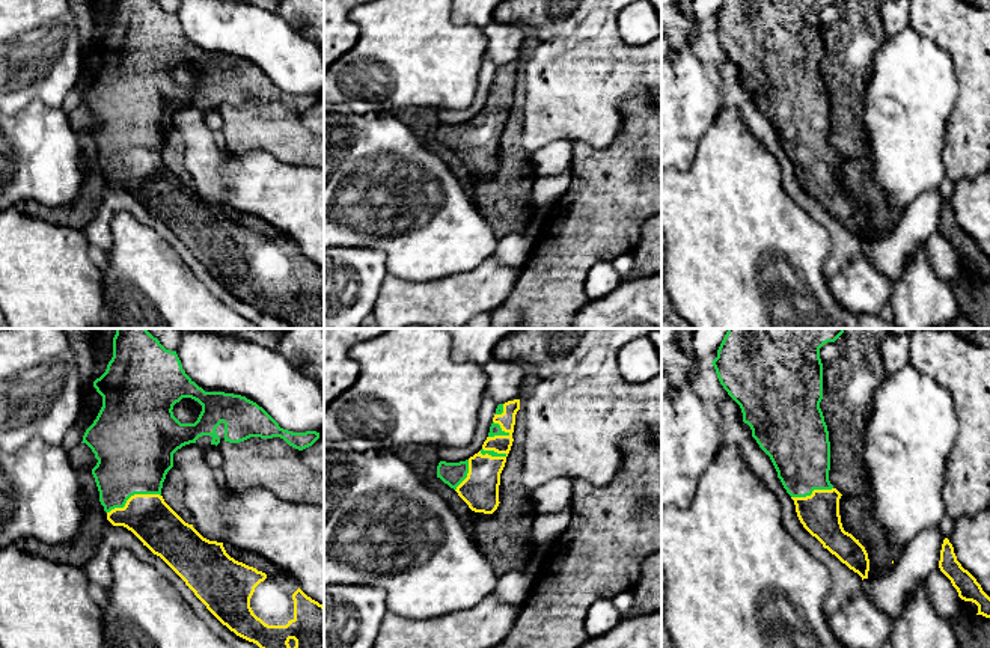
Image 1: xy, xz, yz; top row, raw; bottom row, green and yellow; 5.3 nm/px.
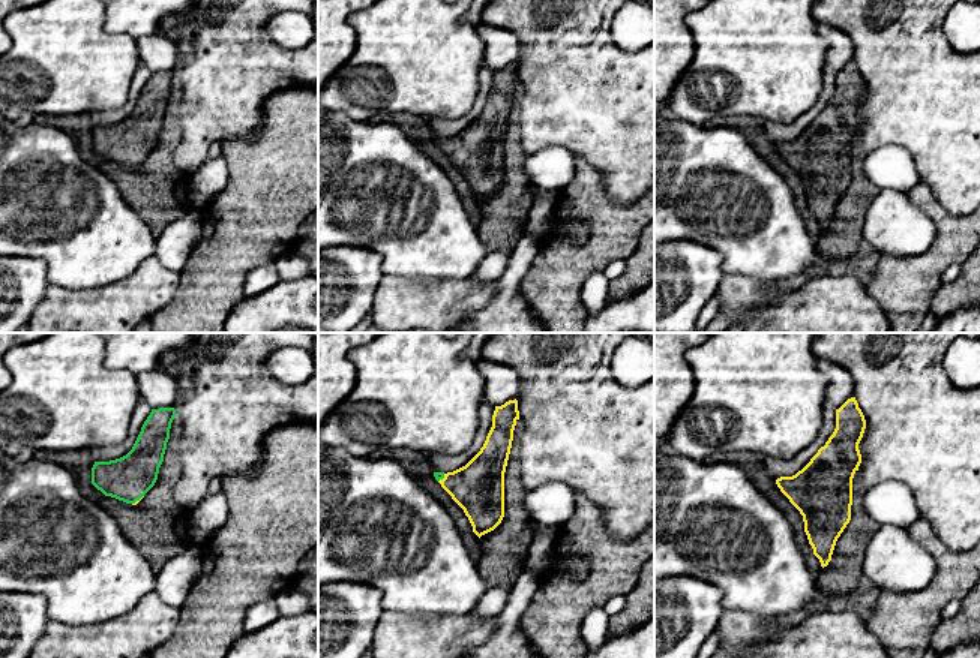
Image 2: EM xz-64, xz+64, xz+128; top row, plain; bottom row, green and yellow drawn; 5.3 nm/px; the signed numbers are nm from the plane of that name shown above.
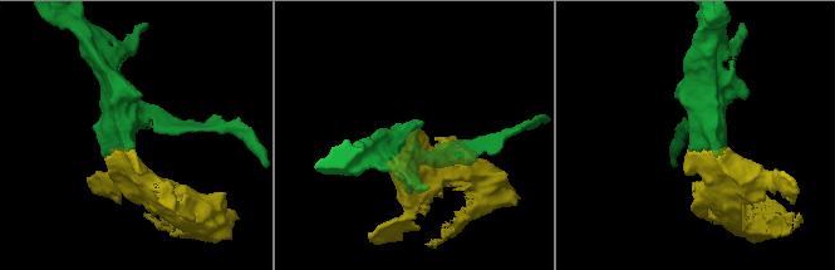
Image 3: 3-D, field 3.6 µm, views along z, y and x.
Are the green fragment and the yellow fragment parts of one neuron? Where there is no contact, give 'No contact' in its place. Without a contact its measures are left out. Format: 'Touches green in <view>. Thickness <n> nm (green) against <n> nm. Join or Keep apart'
Touches green in xy. Thickness 420 nm (green) against 240 nm. Join

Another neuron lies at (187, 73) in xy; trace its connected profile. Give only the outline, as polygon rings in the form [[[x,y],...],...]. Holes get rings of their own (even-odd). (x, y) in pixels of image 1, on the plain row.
[[[182,60],[173,68],[172,74],[181,86],[194,86],[202,74],[202,68],[191,60]]]

